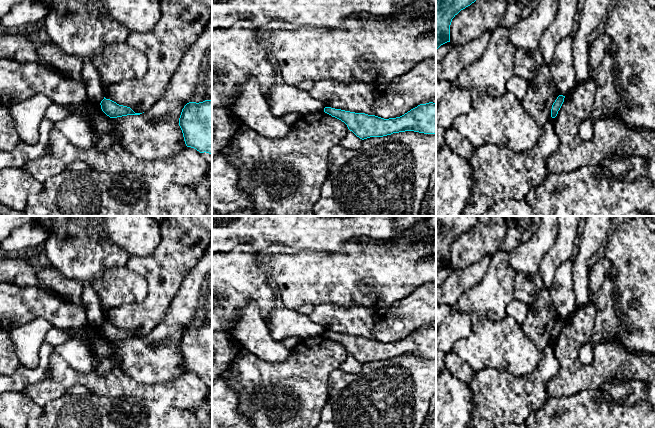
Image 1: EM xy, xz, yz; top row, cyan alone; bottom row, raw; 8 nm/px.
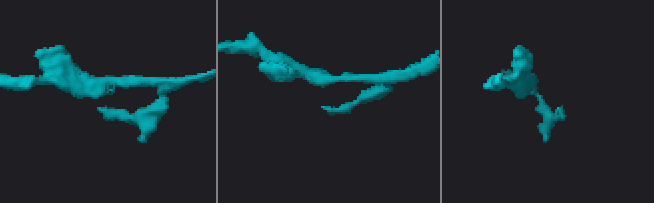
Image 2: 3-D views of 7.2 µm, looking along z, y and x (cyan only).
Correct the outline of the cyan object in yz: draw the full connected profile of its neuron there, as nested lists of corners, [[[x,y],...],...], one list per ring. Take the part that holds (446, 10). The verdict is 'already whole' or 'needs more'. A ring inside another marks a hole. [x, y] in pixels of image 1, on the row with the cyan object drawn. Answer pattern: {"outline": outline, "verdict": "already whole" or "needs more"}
{"outline": [[[436,0],[436,50],[450,42],[452,19],[476,0]]], "verdict": "already whole"}

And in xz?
{"outline": [[[433,102],[420,104],[400,117],[389,119],[331,107],[325,107],[324,112],[344,122],[362,140],[405,131],[436,133],[436,104]]], "verdict": "already whole"}

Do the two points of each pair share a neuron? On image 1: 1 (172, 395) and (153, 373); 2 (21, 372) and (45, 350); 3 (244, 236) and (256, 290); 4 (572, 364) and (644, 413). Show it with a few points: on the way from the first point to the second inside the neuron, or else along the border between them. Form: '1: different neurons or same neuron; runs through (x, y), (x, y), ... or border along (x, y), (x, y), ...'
1: different neurons; border along (183, 373), (167, 382), (137, 382)
2: same neuron; runs through (30, 372), (35, 372), (44, 363), (44, 359)
3: different neurons; border along (270, 244), (264, 247), (237, 244), (224, 252)
4: different neurons; border along (599, 389), (584, 389), (576, 394)

